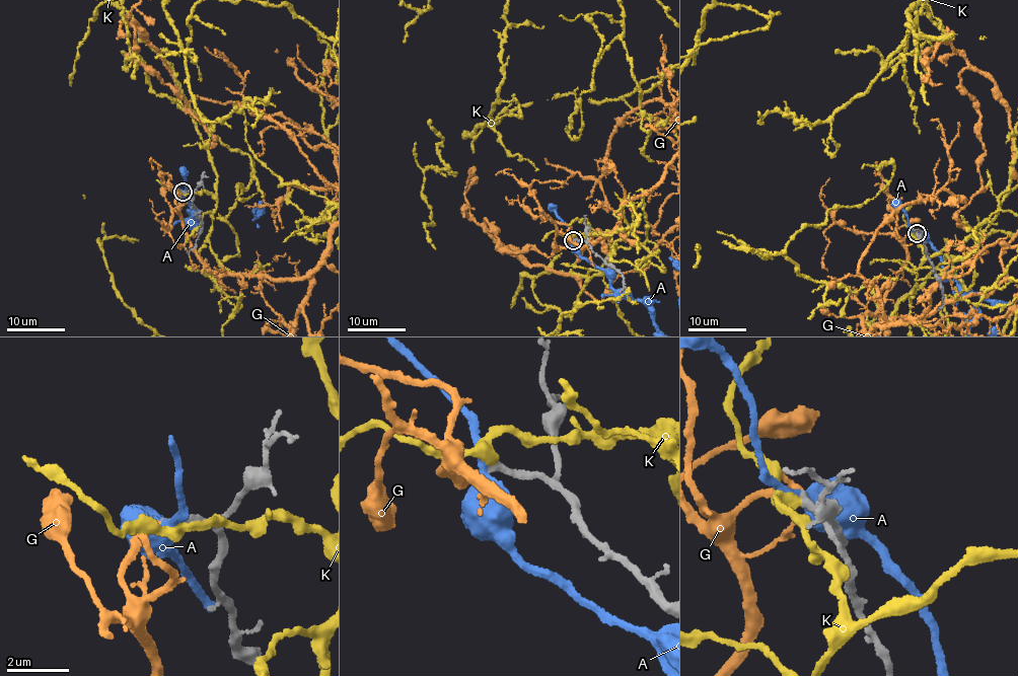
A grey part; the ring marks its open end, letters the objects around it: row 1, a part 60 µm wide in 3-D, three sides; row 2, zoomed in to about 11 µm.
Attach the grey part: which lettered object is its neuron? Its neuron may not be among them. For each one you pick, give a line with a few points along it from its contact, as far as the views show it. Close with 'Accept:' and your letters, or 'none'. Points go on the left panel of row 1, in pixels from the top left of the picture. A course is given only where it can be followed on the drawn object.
Accept: G

